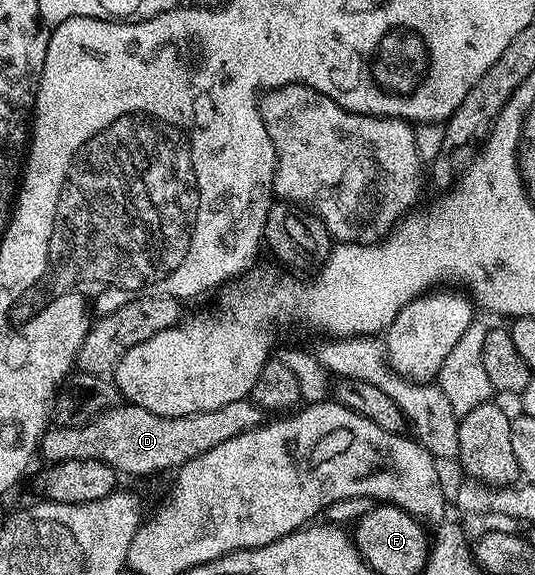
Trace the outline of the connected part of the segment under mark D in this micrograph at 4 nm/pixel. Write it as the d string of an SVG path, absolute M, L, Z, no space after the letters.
M250 399L237 403L225 403L213 411L181 415L180 417L162 417L145 411L130 403L120 403L113 409L106 409L100 417L92 417L84 425L64 424L63 429L48 428L41 442L41 457L47 463L65 460L100 460L109 464L119 475L128 473L131 477L151 477L154 473L163 473L166 469L178 471L189 459L205 455L209 447L233 439L245 431L264 424L265 414Z

